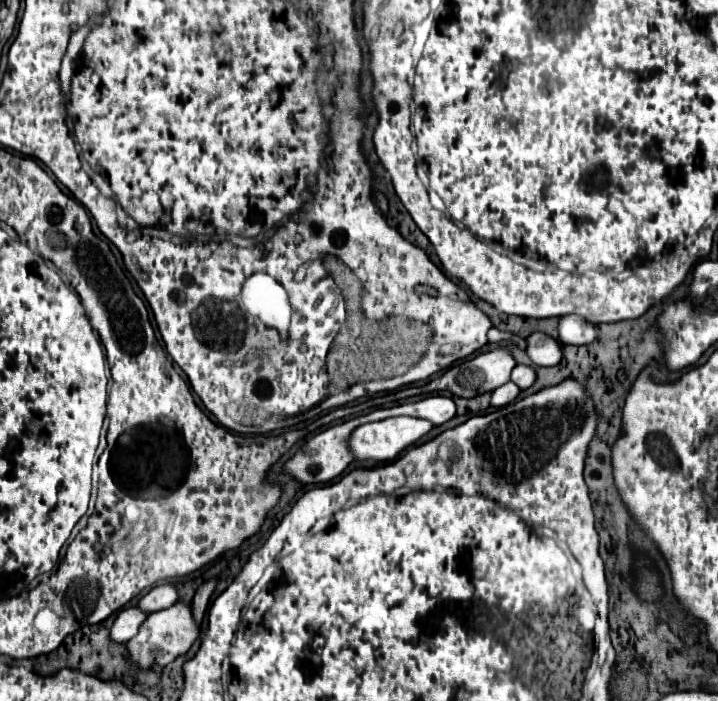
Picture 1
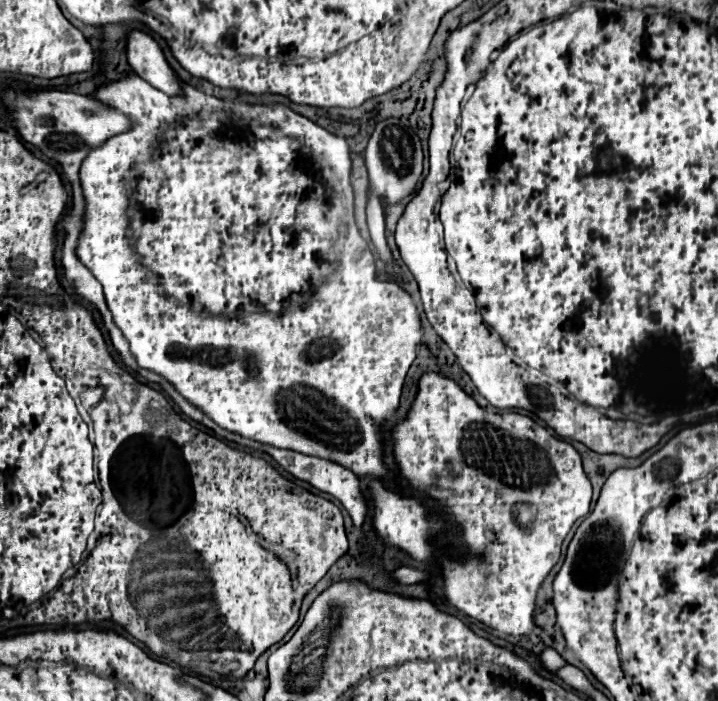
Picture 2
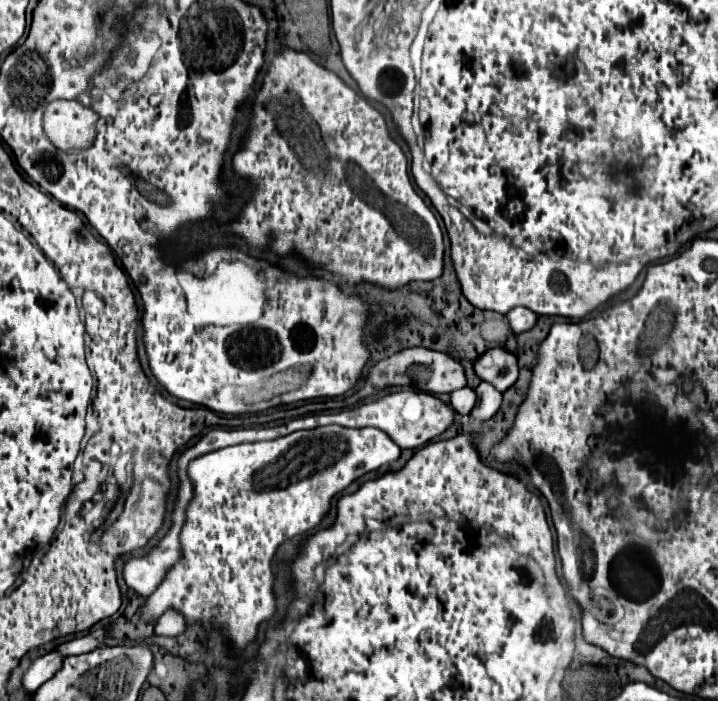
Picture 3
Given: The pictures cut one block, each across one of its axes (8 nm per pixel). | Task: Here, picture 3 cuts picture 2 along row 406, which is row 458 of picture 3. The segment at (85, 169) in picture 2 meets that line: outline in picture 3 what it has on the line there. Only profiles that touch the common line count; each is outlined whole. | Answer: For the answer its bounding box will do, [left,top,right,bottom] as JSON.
[142,426,400,650]

